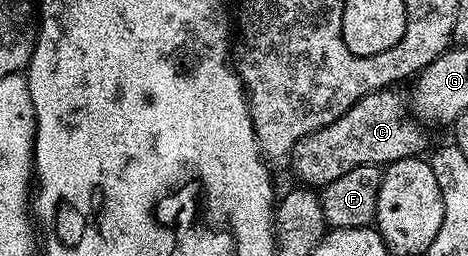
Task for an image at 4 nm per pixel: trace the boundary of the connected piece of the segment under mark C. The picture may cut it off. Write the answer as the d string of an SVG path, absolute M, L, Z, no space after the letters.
M389 87L364 95L340 119L301 137L292 150L294 173L302 180L299 182L306 187L321 187L340 179L352 167L385 167L392 161L425 154L427 130L412 116L407 98L397 91Z

